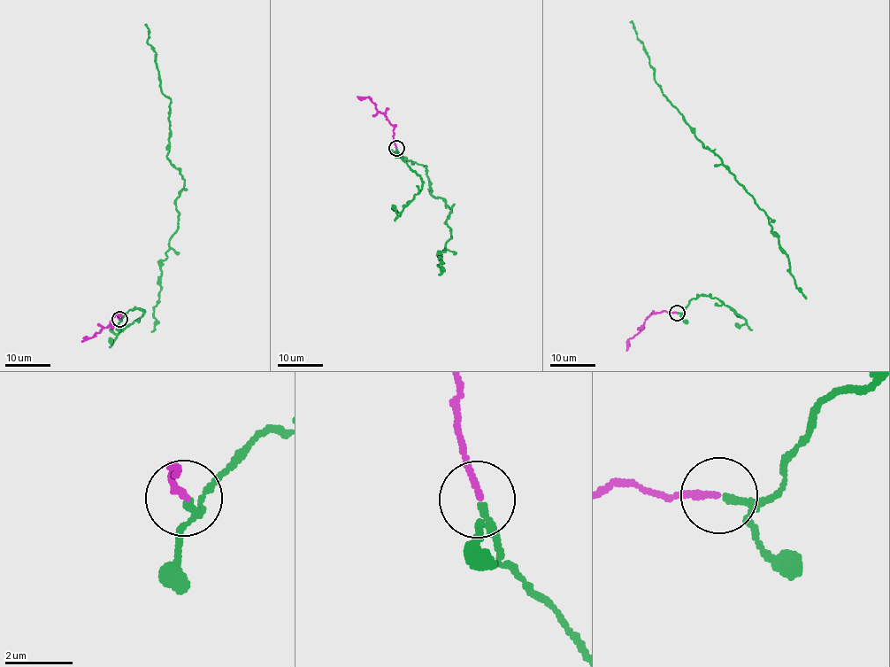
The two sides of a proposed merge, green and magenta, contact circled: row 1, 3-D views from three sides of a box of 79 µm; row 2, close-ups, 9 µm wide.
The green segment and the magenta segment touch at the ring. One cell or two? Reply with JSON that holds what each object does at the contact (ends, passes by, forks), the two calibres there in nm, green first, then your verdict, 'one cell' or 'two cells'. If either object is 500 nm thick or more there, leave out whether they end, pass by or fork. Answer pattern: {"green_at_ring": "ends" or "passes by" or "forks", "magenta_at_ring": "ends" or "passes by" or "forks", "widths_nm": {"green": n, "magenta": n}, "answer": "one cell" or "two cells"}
{"green_at_ring": "passes by", "magenta_at_ring": "ends", "widths_nm": {"green": 150, "magenta": 180}, "answer": "one cell"}

